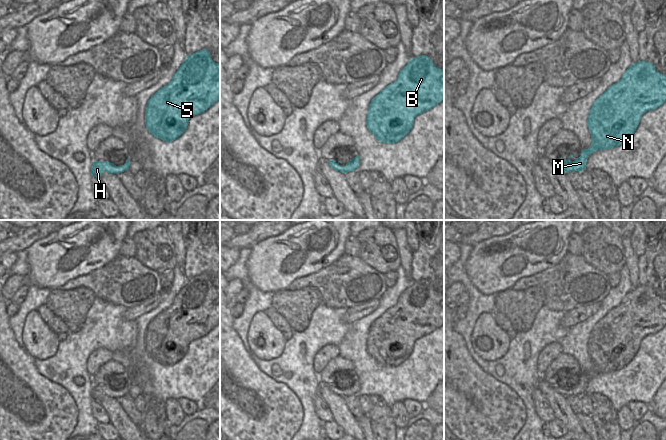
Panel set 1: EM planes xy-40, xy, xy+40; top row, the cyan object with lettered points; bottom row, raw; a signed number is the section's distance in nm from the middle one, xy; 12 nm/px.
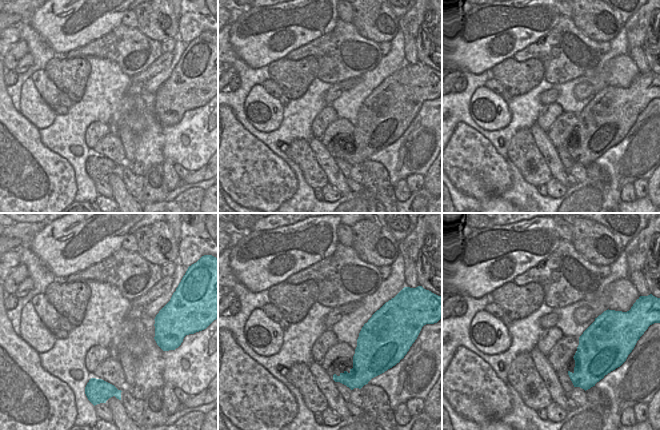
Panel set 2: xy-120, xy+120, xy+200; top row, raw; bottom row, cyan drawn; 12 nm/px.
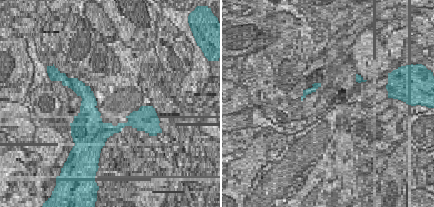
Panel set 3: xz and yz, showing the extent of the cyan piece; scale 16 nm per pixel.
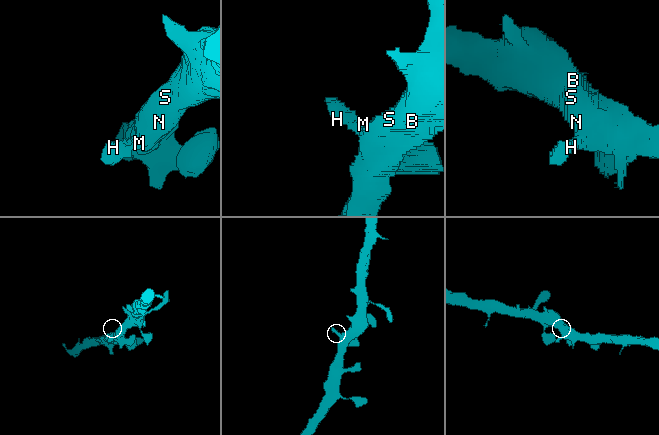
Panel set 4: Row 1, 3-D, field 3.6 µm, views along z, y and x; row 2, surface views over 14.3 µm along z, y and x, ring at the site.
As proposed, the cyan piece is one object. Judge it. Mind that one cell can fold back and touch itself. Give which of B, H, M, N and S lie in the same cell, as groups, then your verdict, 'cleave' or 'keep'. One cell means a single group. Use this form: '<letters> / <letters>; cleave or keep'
B H M N S; keep

